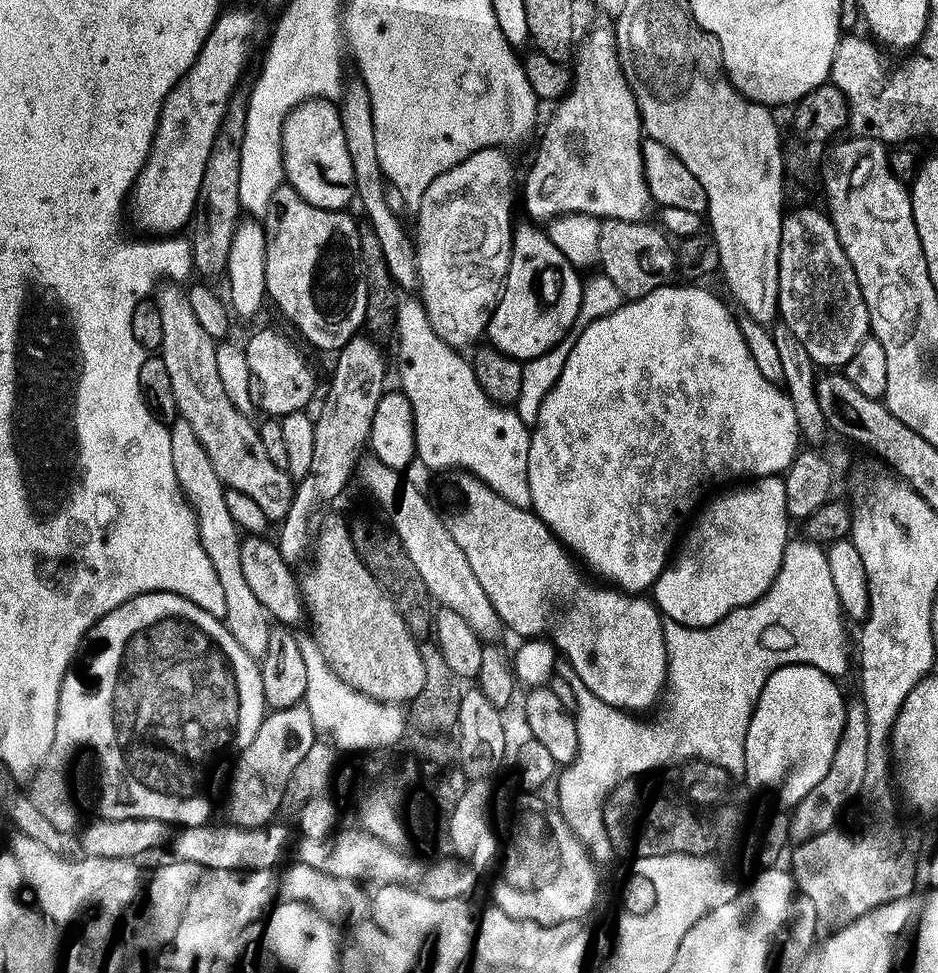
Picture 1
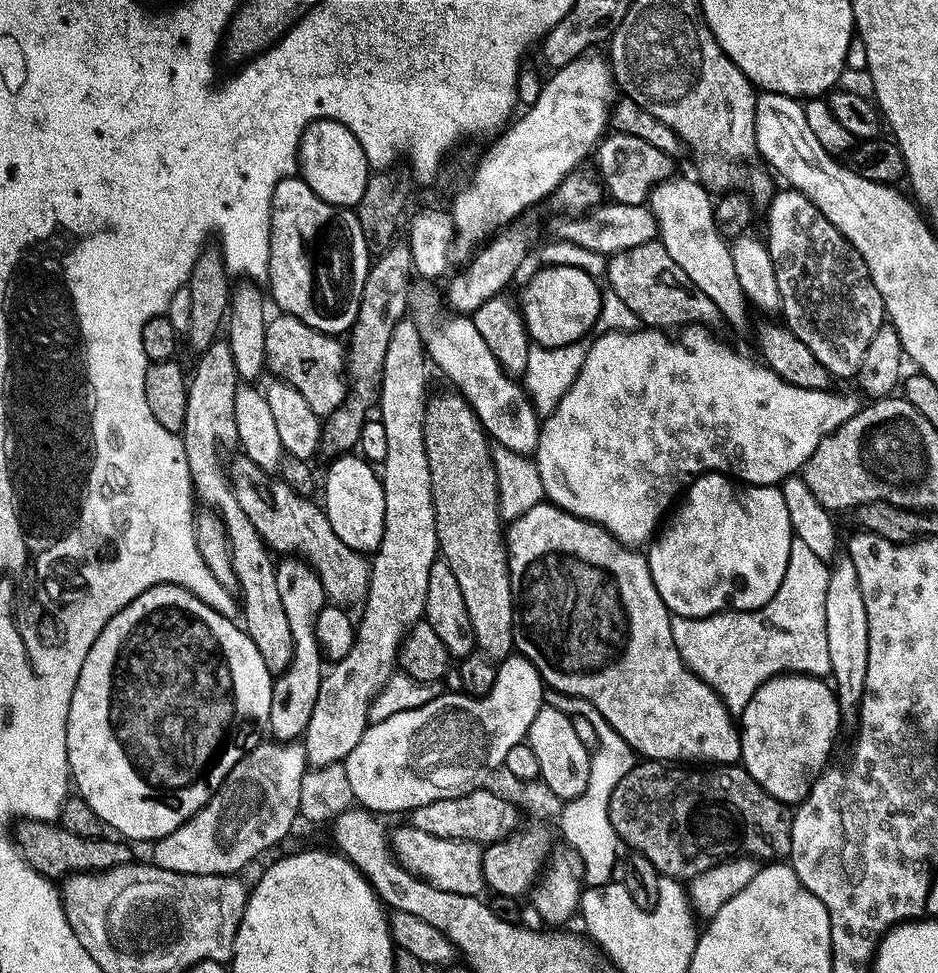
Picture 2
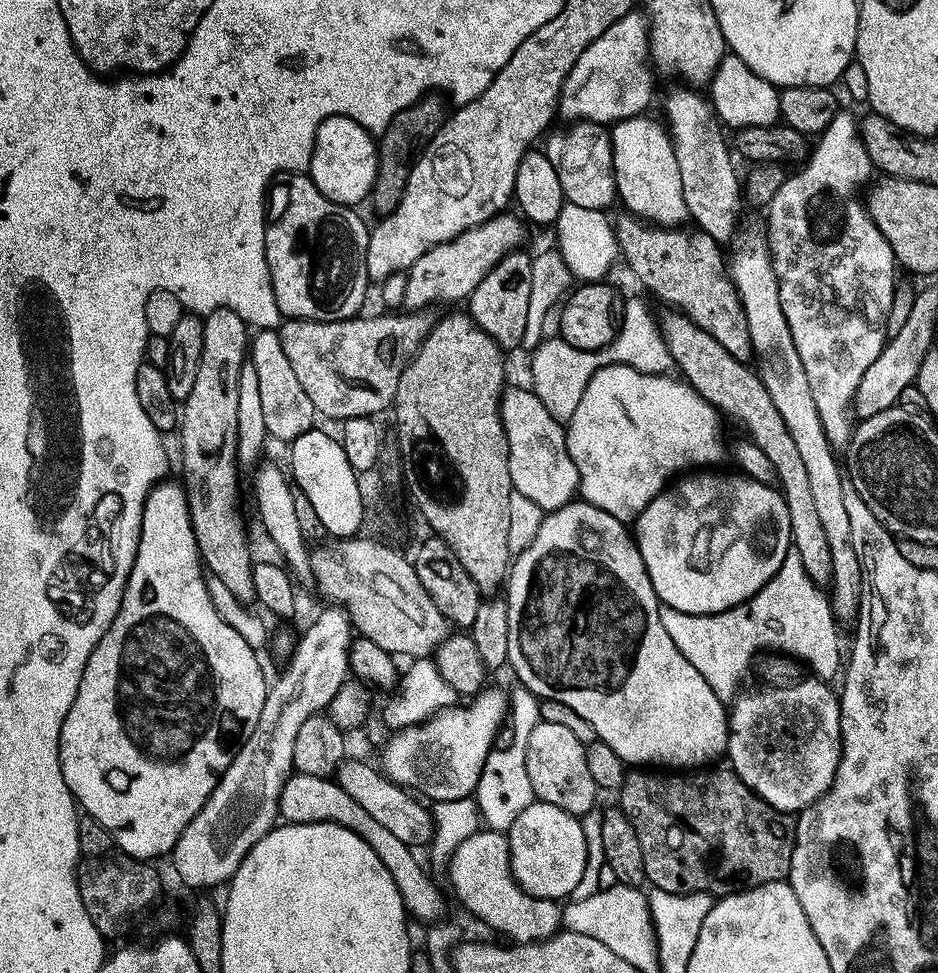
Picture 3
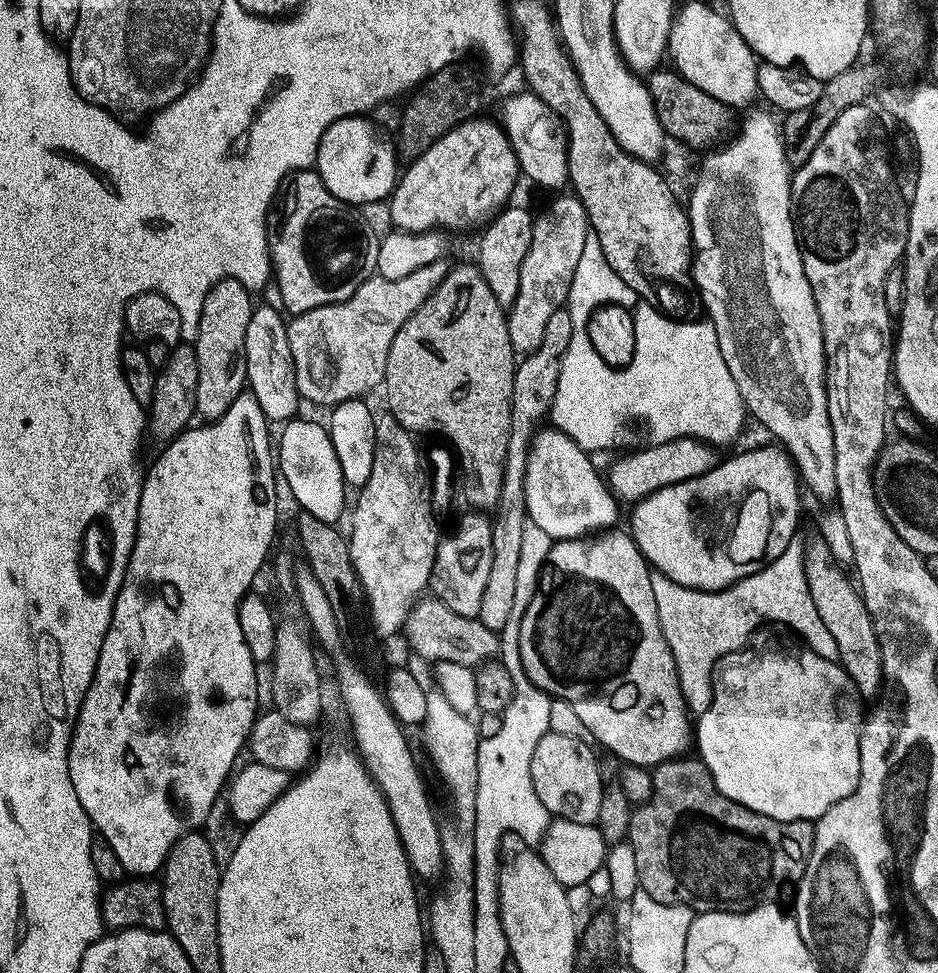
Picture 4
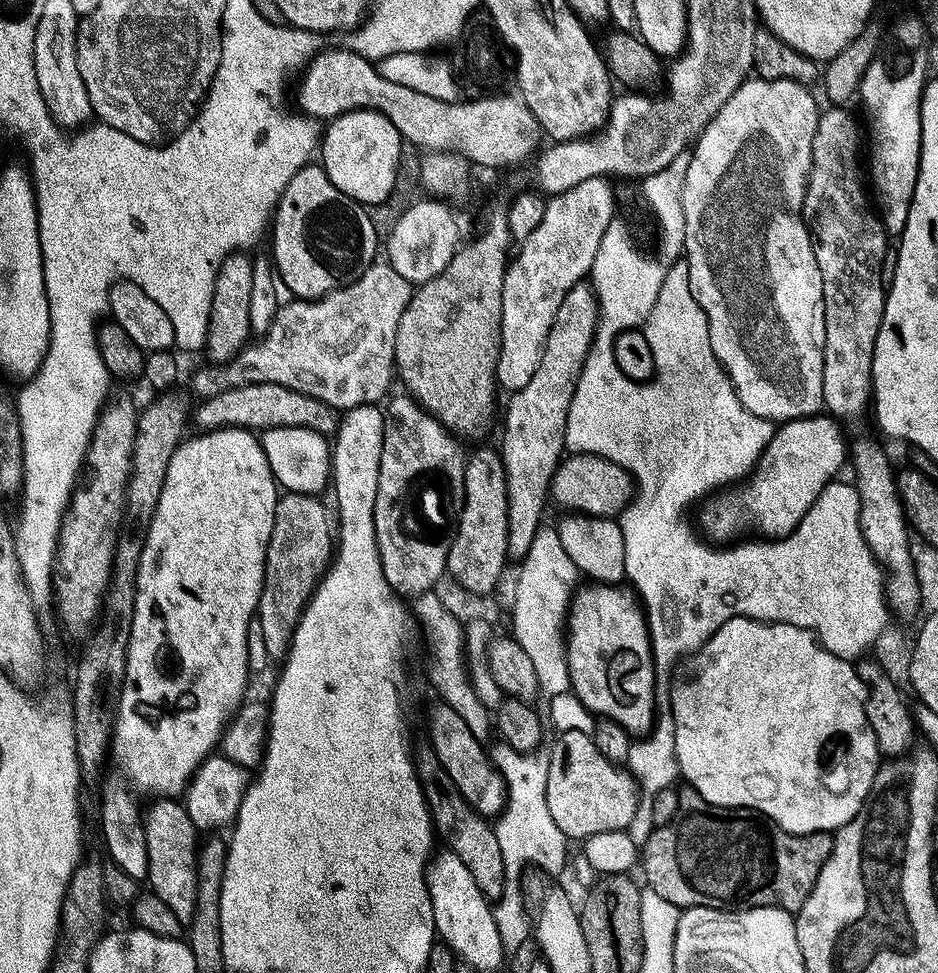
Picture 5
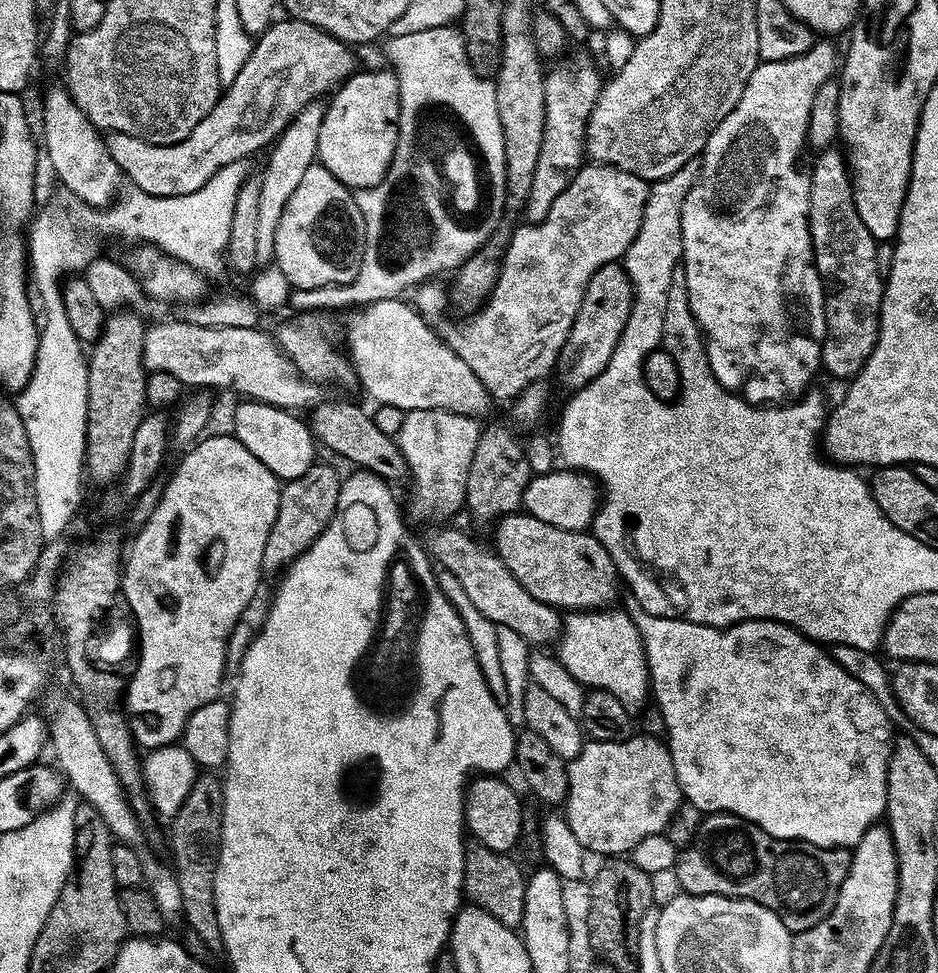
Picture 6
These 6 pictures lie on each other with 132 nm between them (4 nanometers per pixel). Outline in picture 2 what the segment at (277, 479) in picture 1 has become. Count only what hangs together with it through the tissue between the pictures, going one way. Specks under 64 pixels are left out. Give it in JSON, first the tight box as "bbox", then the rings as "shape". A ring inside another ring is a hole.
{"bbox":[230,458,370,605],"shape":[[[240,458],[236,465],[231,465],[230,476],[232,489],[238,498],[238,504],[246,513],[246,518],[254,522],[260,539],[268,545],[273,553],[295,554],[305,560],[315,570],[324,587],[325,597],[333,605],[359,605],[368,594],[368,577],[370,560],[363,552],[356,552],[331,529],[330,522],[325,520],[323,511],[304,512],[305,497],[298,496],[292,488],[280,478],[275,480],[254,462]]]}

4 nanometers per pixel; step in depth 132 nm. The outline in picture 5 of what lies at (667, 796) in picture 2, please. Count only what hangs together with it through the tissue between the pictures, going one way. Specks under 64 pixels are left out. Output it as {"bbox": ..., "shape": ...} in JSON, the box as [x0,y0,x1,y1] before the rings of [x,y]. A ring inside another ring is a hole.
{"bbox":[642,786,833,914],"shape":[[[684,786],[679,789],[679,812],[670,822],[665,825],[655,827],[648,838],[642,841],[642,864],[644,860],[644,876],[647,887],[654,890],[654,894],[666,898],[666,902],[674,902],[674,906],[681,910],[685,908],[722,908],[725,910],[739,910],[741,908],[785,908],[787,912],[793,914],[800,911],[801,906],[806,902],[806,898],[810,894],[810,890],[814,886],[814,882],[820,873],[820,867],[826,862],[826,858],[830,858],[832,853],[833,837],[827,832],[812,832],[808,836],[795,836],[786,830],[777,828],[772,821],[766,819],[765,816],[758,812],[753,812],[747,808],[712,808],[711,812],[705,807],[705,802],[698,793],[690,786]],[[708,812],[712,816],[708,816]],[[718,836],[734,836],[734,842],[738,844],[730,844],[730,838],[720,838]]]}

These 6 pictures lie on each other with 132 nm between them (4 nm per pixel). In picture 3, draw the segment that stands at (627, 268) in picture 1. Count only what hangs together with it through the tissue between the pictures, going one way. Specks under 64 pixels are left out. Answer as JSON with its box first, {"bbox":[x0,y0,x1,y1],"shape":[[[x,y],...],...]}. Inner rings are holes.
{"bbox":[658,310,832,586],"shape":[[[668,310],[664,317],[659,317],[658,323],[660,333],[664,335],[668,346],[668,353],[672,355],[675,367],[680,367],[683,379],[721,413],[733,416],[738,423],[744,424],[745,430],[749,432],[745,433],[752,443],[758,446],[758,450],[762,450],[762,454],[766,454],[766,458],[770,458],[790,514],[791,547],[802,558],[802,566],[810,579],[817,586],[827,585],[832,579],[830,545],[826,542],[826,533],[814,506],[810,478],[806,475],[806,466],[802,466],[802,454],[798,454],[798,446],[794,446],[794,438],[786,422],[782,422],[782,414],[778,414],[759,375],[753,369],[751,372],[744,360],[734,358],[734,354],[730,354],[730,350],[726,350],[726,346],[722,346],[718,338],[699,328],[684,313]]]}

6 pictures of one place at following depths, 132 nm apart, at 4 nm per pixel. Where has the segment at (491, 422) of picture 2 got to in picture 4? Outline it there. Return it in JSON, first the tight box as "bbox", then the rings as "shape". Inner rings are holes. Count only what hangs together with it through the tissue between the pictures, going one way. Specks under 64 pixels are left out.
{"bbox":[526,426,620,540],"shape":[[[551,426],[543,427],[537,431],[536,436],[532,440],[531,450],[528,452],[528,460],[527,460],[527,472],[526,472],[526,506],[528,512],[528,519],[530,519],[536,526],[541,527],[546,534],[550,534],[550,536],[555,540],[570,540],[570,539],[581,539],[582,537],[594,534],[612,527],[615,527],[617,518],[618,518],[618,507],[620,507],[619,501],[616,497],[611,493],[611,489],[608,487],[603,475],[600,474],[596,470],[592,459],[593,457],[584,452],[573,440],[566,435],[566,433],[557,430],[557,428],[553,428]]]}

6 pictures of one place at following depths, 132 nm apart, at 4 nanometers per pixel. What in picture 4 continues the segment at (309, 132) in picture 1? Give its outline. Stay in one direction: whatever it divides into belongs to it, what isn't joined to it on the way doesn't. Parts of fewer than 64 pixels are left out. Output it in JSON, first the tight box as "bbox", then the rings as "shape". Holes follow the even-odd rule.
{"bbox":[314,115,398,206],"shape":[[[363,115],[347,116],[338,122],[334,122],[325,130],[320,139],[320,145],[316,151],[314,171],[322,178],[326,190],[334,194],[342,202],[353,206],[365,206],[364,204],[376,204],[387,201],[391,197],[392,189],[395,188],[398,179],[398,152],[391,139],[387,140],[374,125]]]}

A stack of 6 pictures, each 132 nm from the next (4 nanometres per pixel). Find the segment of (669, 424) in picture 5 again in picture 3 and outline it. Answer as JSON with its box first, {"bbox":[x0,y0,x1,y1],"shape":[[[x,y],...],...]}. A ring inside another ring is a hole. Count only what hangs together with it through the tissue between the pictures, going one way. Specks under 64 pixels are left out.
{"bbox":[530,296,673,422],"shape":[[[632,296],[623,301],[624,315],[621,319],[616,339],[599,348],[596,352],[578,350],[559,338],[545,338],[540,345],[531,353],[532,356],[532,383],[530,388],[538,398],[542,400],[543,406],[554,417],[554,419],[567,422],[578,410],[578,402],[582,399],[582,390],[590,382],[590,378],[600,368],[608,364],[629,364],[639,372],[667,373],[673,367],[672,355],[668,353],[668,346],[664,341],[664,335],[660,333],[657,317],[648,313],[648,308]]]}

